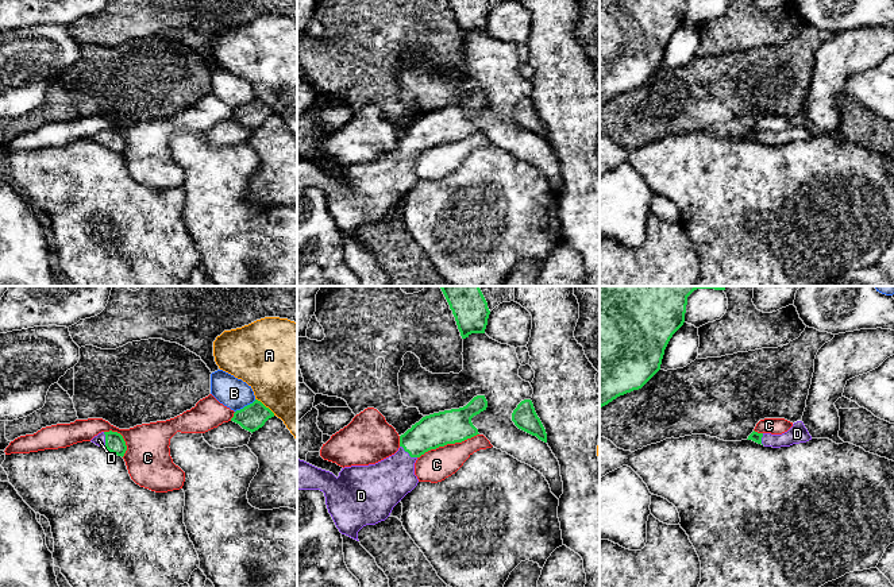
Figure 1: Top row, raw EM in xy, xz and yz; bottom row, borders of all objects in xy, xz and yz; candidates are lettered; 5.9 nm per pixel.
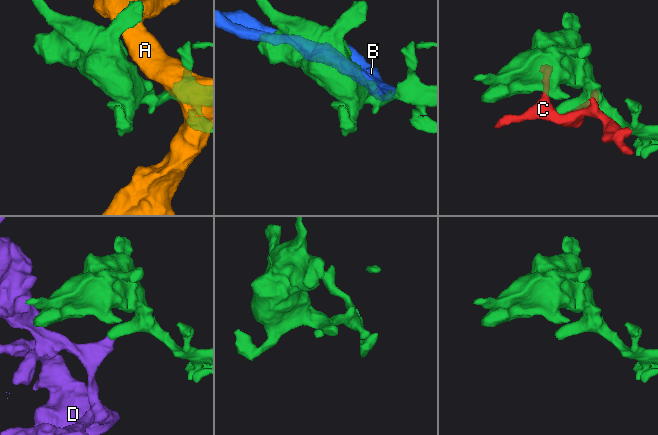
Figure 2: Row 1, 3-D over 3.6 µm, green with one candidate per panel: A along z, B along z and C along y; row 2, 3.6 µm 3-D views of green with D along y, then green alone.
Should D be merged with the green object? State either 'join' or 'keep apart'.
join

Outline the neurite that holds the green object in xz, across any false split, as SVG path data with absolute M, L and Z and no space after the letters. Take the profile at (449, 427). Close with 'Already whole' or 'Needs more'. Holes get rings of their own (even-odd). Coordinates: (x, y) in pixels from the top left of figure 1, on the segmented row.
M477 395L463 408L425 416L400 436L400 448L394 455L375 464L344 467L338 478L330 471L297 459L297 491L323 491L328 513L339 532L359 541L358 532L363 526L385 521L393 507L417 486L419 479L415 475L416 460L431 449L462 443L479 435L471 418L486 410L486 408L485 395Z. Needs more

